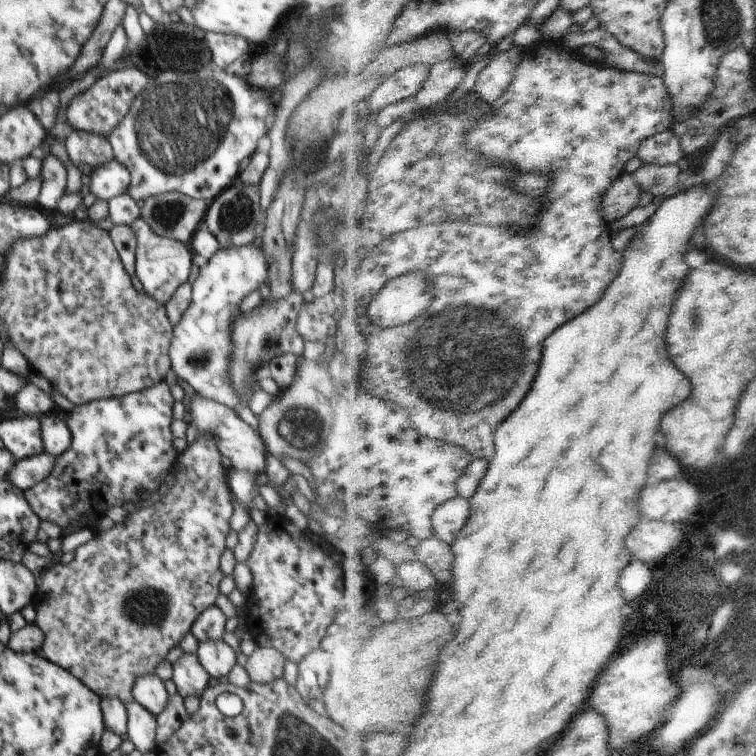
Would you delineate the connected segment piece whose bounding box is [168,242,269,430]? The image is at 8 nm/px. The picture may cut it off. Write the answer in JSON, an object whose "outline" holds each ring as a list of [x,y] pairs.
{"outline":[[[258,242],[248,246],[219,250],[206,266],[202,267],[192,285],[191,305],[173,327],[172,342],[168,348],[171,370],[188,382],[195,392],[212,402],[226,405],[258,430],[259,418],[243,403],[230,384],[230,352],[232,352],[232,324],[240,314],[239,305],[256,289],[263,289],[269,274],[266,256]]]}

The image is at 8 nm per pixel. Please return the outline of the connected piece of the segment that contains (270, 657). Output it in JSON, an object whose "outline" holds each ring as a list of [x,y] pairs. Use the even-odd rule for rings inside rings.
{"outline":[[[257,646],[246,660],[246,672],[250,680],[258,684],[270,684],[284,679],[284,665],[287,659],[282,652],[270,647]]]}

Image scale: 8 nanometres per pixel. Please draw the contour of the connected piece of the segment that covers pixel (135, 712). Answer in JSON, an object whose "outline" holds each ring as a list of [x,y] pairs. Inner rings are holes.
{"outline":[[[138,702],[125,704],[128,714],[127,735],[135,749],[143,755],[156,748],[157,720],[152,712],[140,706]]]}

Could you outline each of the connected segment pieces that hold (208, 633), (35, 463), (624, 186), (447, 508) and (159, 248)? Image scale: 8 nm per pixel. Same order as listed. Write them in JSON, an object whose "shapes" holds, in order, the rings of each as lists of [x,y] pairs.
{"shapes":[[[[217,605],[206,608],[192,624],[191,634],[198,640],[196,656],[213,681],[228,676],[236,666],[236,653],[223,641],[227,617]]],[[[44,452],[30,458],[18,459],[14,468],[8,472],[6,480],[15,489],[25,491],[40,480],[47,478],[52,466],[54,466],[54,460],[56,460],[55,456]]],[[[633,169],[625,174],[622,174],[621,178],[604,196],[604,218],[608,224],[614,224],[618,222],[620,218],[628,216],[630,212],[634,212],[638,206],[640,206],[640,200],[642,200],[642,186],[638,184],[636,178],[634,178]]],[[[462,495],[446,502],[434,514],[435,535],[454,546],[458,542],[458,536],[462,534],[462,530],[468,526],[470,512],[472,512],[472,501]]],[[[142,218],[134,220],[129,226],[136,236],[135,274],[144,287],[144,294],[152,296],[158,304],[165,305],[178,287],[188,280],[193,253],[183,242],[156,234]]]]}

